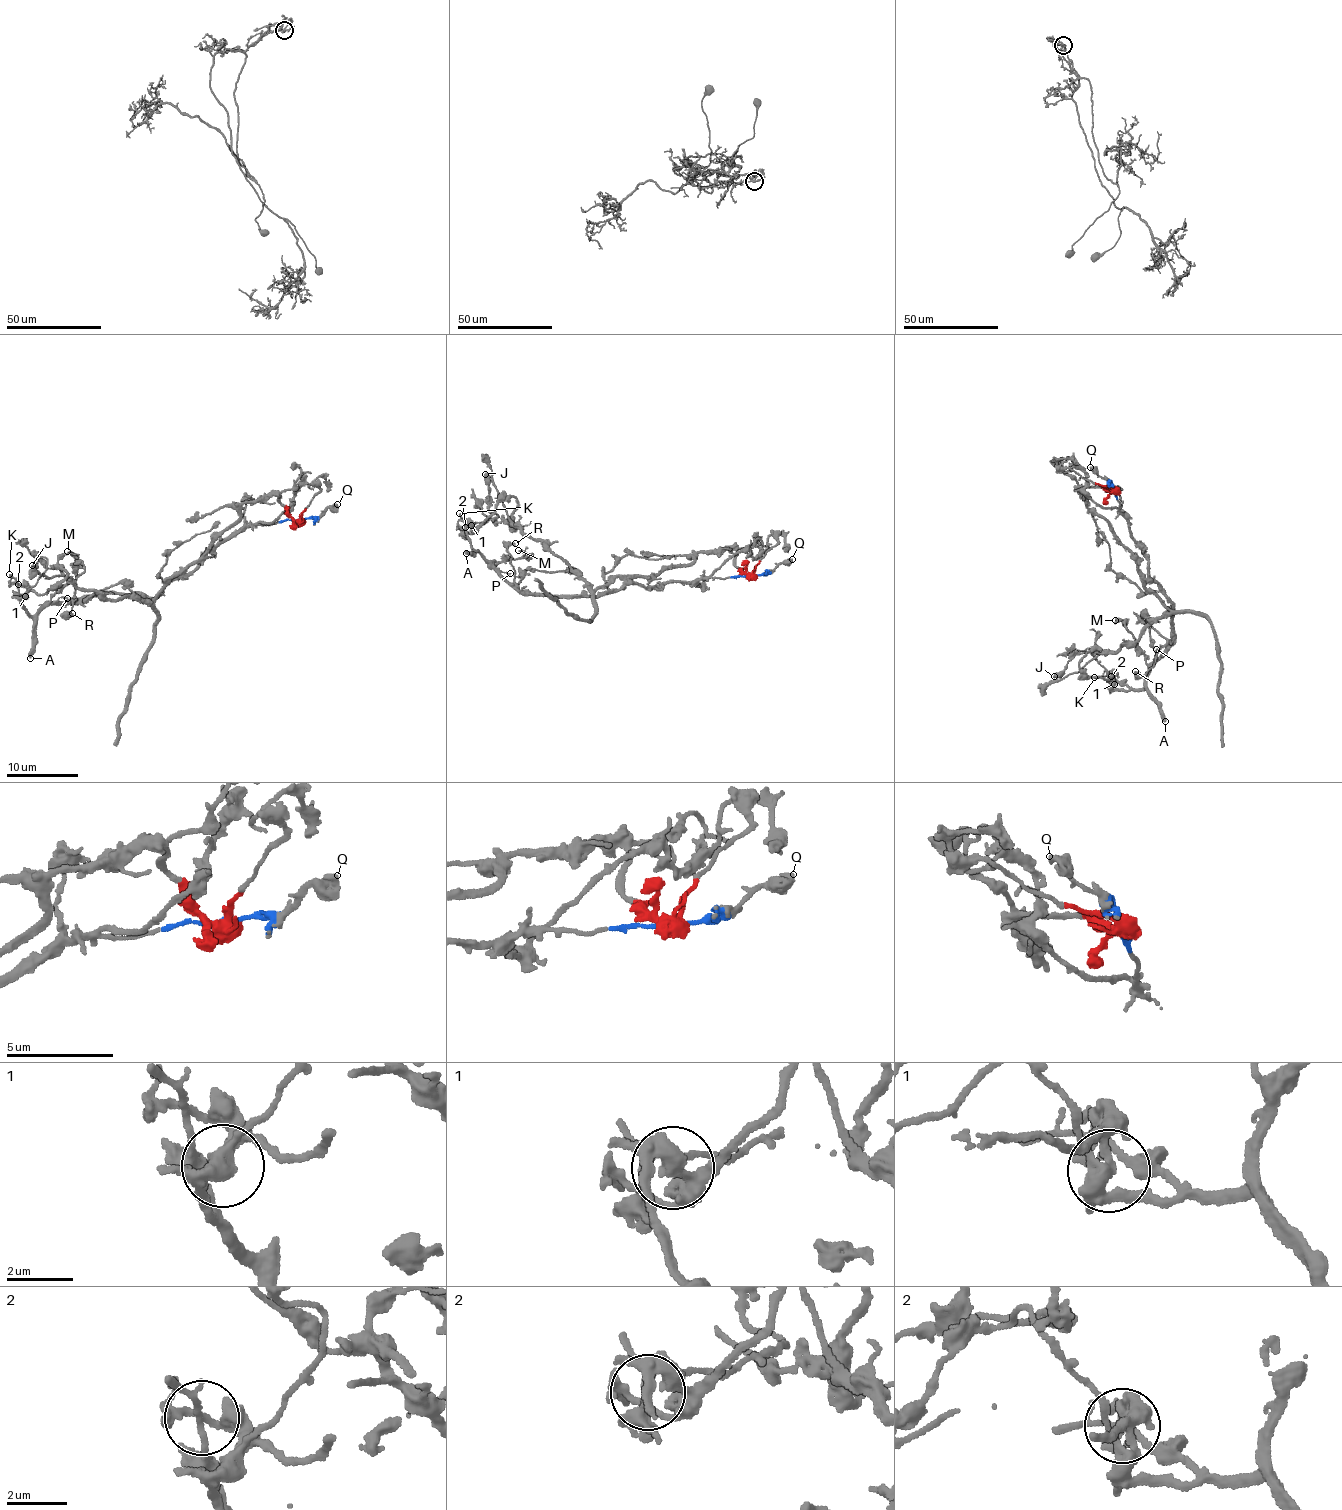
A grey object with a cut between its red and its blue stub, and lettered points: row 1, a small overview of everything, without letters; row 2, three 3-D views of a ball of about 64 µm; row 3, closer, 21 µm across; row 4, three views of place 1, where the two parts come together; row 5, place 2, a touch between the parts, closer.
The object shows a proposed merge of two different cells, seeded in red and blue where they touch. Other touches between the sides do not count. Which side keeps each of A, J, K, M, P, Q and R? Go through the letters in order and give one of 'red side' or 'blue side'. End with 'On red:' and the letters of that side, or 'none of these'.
A: blue side
J: blue side
K: blue side
M: blue side
P: blue side
Q: blue side
R: blue side
On red: none of these

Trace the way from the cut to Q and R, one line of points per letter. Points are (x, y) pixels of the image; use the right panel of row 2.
Q: (1113, 490), (1111, 480), (1099, 476), (1090, 466)
R: (1113, 490), (1135, 543), (1147, 557), (1148, 572), (1172, 602), (1171, 637), (1154, 665), (1142, 676), (1136, 670)

